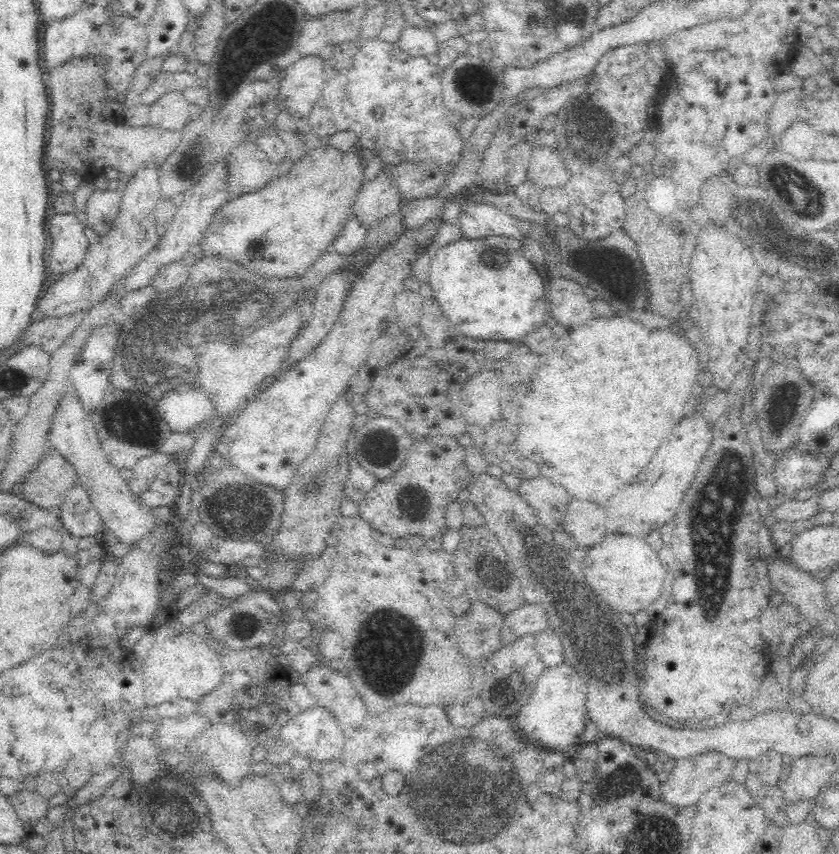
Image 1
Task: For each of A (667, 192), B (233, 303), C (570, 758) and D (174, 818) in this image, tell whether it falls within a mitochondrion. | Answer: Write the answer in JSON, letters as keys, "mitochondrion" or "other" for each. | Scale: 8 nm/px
{"A":"other","B":"mitochondrion","C":"other","D":"mitochondrion"}

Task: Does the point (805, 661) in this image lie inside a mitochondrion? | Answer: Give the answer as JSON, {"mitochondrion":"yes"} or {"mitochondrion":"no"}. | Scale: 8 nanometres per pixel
{"mitochondrion":"no"}

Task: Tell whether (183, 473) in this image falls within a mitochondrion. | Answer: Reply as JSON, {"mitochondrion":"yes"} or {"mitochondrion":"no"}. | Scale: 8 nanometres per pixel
{"mitochondrion":"no"}

